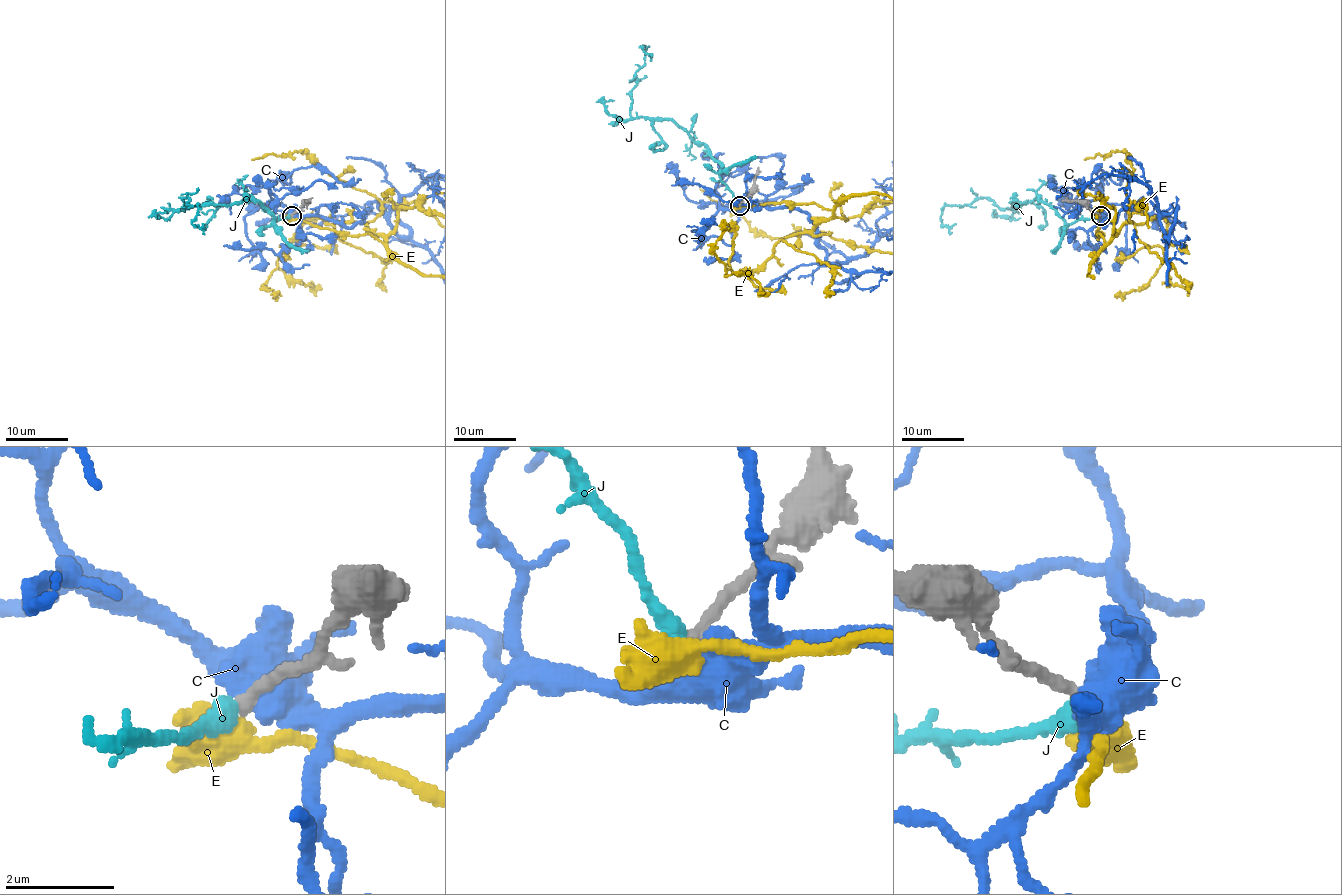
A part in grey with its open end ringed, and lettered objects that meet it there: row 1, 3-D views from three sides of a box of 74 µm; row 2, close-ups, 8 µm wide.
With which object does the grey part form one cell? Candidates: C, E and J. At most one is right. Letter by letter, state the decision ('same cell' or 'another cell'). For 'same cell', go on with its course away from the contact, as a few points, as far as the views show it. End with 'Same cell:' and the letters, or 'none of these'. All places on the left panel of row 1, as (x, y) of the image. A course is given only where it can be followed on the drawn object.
C: another cell
E: another cell
J: another cell
Same cell: none of these

